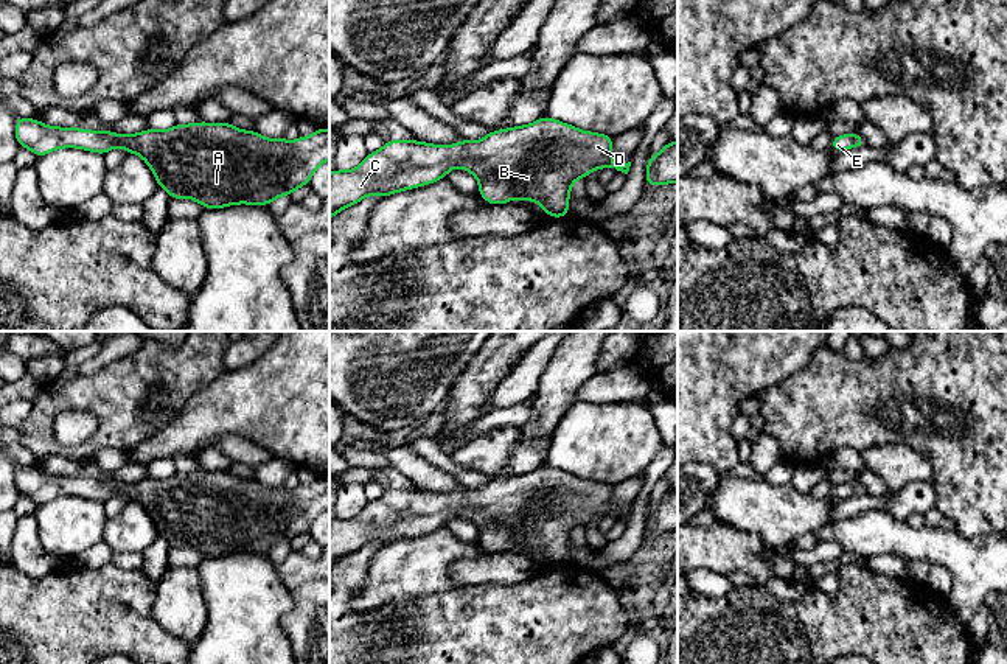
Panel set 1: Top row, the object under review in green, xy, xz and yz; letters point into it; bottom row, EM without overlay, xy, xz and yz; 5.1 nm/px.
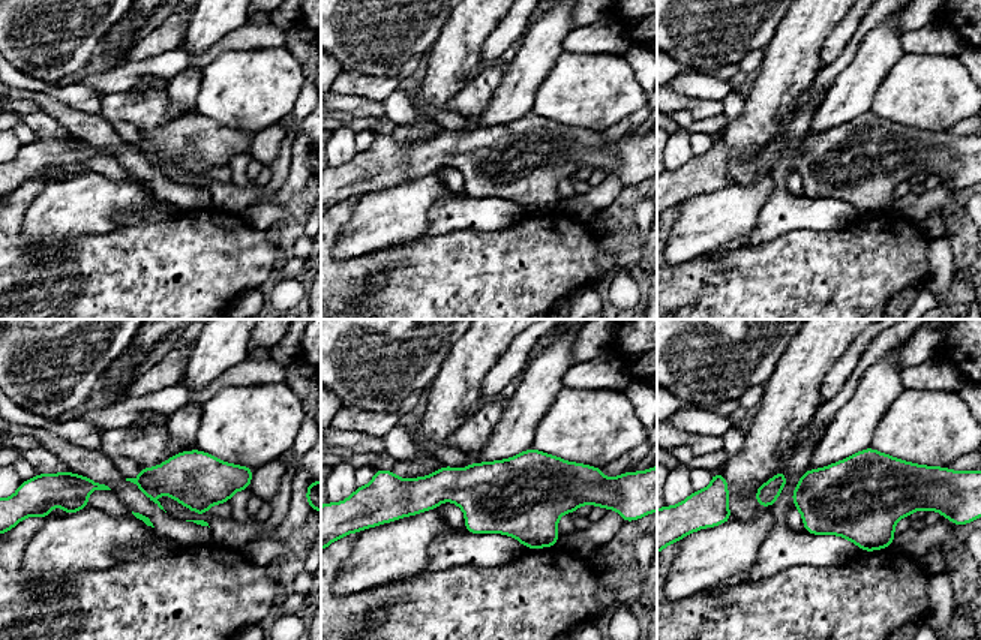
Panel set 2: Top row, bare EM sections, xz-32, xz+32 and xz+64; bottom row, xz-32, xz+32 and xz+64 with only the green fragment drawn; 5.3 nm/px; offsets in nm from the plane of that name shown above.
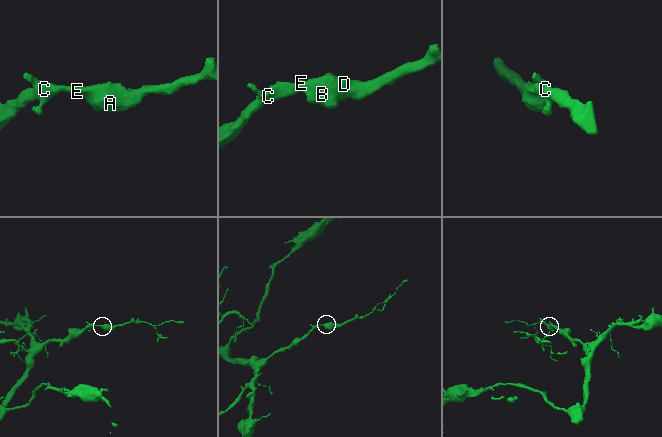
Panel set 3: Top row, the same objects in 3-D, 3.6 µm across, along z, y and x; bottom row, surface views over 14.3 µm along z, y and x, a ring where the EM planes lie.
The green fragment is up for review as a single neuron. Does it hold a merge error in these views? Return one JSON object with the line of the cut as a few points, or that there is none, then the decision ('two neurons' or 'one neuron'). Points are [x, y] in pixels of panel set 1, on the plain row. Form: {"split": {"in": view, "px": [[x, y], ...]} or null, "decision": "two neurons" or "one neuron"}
{"split": null, "decision": "one neuron"}

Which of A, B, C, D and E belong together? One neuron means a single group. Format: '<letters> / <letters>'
A B C D E

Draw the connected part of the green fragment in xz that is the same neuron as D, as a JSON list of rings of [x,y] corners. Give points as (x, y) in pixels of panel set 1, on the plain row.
[[[547,463],[527,474],[488,481],[482,488],[474,491],[463,487],[455,493],[440,495],[426,490],[390,488],[379,499],[367,502],[357,516],[351,519],[334,518],[329,521],[329,569],[340,558],[357,552],[370,543],[385,546],[396,540],[406,540],[446,527],[446,521],[457,513],[477,526],[479,541],[491,554],[508,552],[513,546],[517,546],[521,549],[536,549],[550,566],[569,564],[569,541],[575,527],[586,527],[594,516],[615,516],[628,522],[631,510],[618,515],[611,505],[612,491],[611,484],[584,481]]]

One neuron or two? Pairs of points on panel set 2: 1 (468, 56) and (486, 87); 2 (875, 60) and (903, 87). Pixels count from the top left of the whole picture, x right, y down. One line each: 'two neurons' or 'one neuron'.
1: two neurons
2: two neurons

